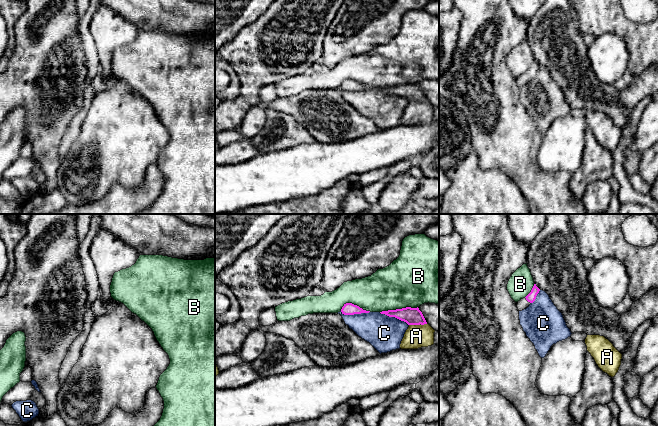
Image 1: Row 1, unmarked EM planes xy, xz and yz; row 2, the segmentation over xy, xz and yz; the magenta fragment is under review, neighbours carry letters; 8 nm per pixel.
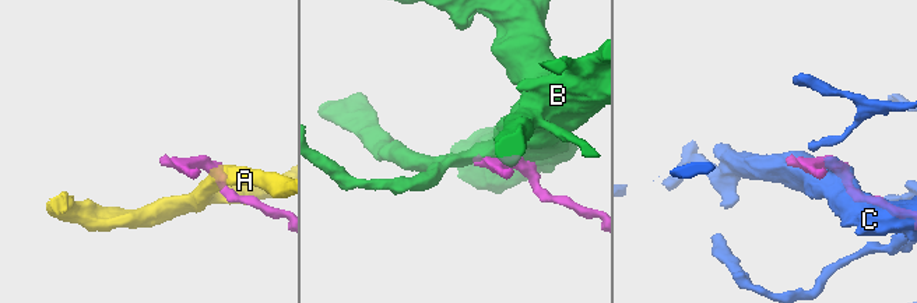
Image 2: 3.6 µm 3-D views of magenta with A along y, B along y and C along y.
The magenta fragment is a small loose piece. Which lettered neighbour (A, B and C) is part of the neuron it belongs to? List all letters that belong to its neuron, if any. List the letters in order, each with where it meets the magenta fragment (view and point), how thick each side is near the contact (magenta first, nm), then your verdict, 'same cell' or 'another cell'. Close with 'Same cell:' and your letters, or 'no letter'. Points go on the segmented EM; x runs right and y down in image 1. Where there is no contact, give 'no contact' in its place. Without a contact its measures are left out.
A: xz (418, 324) | 140/190 nm | another cell
B: xz (398, 309) | 140/420 nm | another cell
C: xz (355, 313) | 100/260 nm | another cell
Same cell: no letter

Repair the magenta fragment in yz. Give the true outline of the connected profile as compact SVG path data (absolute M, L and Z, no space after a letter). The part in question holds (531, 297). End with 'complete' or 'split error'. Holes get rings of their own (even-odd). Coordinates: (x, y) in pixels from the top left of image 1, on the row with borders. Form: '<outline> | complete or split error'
M534 284L531 292L523 299L517 302L517 308L519 311L522 311L529 307L531 303L533 303L536 299L537 294L539 293L540 289Z | split error

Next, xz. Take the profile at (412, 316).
M406 307L396 310L382 311L381 314L385 314L389 317L395 317L401 321L406 322L408 325L424 325L427 324L422 312L419 308Z | complete

